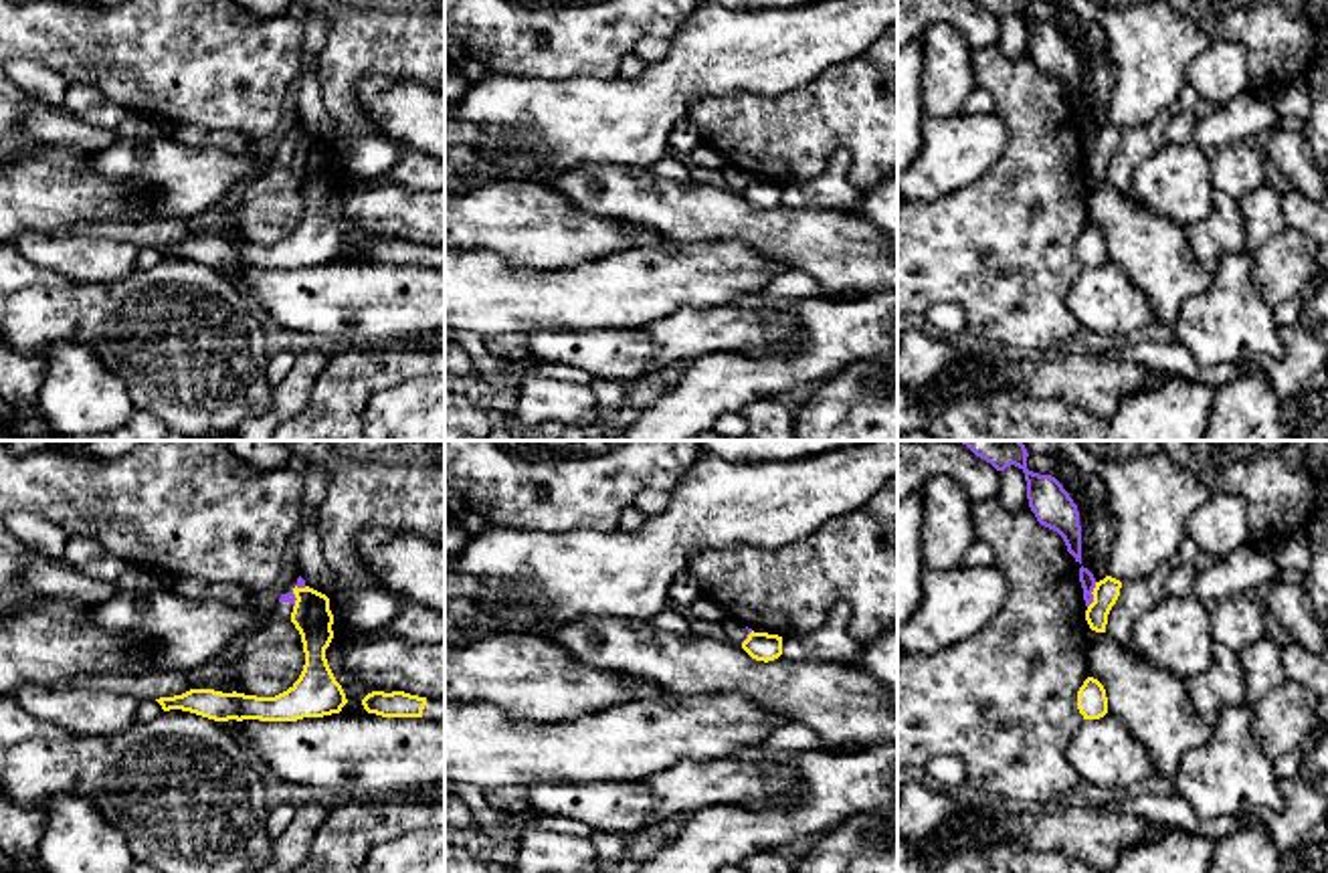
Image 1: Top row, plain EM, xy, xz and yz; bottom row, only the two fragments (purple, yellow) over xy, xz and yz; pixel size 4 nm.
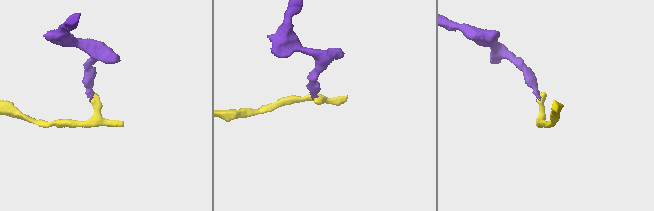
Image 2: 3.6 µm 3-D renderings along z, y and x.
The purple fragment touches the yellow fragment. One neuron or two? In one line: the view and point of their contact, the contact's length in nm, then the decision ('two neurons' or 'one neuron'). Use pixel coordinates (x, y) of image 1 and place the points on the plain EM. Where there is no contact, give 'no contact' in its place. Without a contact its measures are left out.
contact yz (1092, 142); length 110 nm; two neurons

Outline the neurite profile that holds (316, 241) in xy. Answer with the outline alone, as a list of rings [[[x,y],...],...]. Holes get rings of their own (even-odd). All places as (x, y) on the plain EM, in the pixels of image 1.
[[[295,133],[293,141],[297,148],[291,170],[301,182],[305,212],[287,238],[275,245],[257,245],[236,238],[190,236],[182,242],[156,247],[162,257],[182,257],[214,269],[297,269],[340,261],[348,247],[325,206],[325,196],[334,186],[329,146],[309,133]]]

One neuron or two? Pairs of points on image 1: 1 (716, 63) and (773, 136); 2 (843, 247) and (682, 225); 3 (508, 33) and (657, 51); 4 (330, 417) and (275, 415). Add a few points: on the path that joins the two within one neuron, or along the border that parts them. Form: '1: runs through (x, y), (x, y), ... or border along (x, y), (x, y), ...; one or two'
1: border along (785, 93), (732, 91), (698, 95), (692, 102); two
2: runs through (803, 239), (754, 225), (722, 225); one
3: border along (670, 39), (645, 37), (631, 51); two
4: border along (320, 372), (308, 405), (292, 419); two

